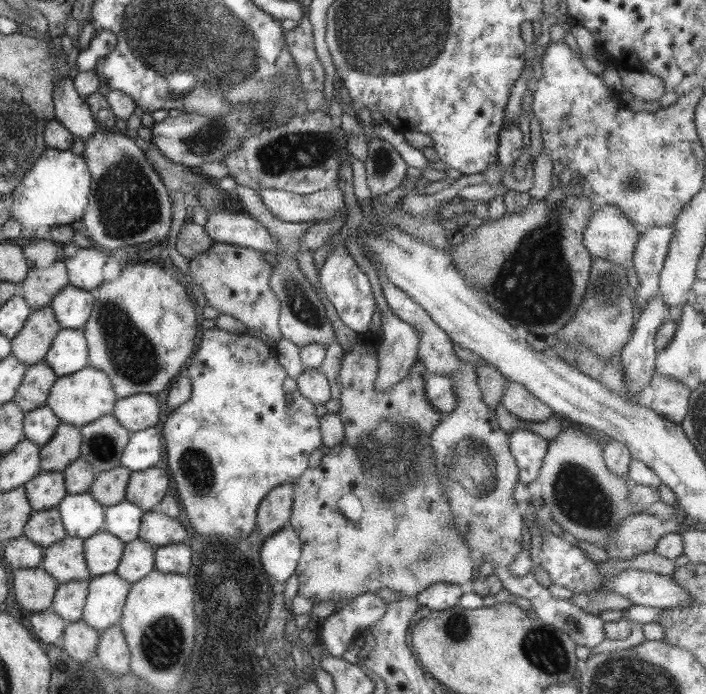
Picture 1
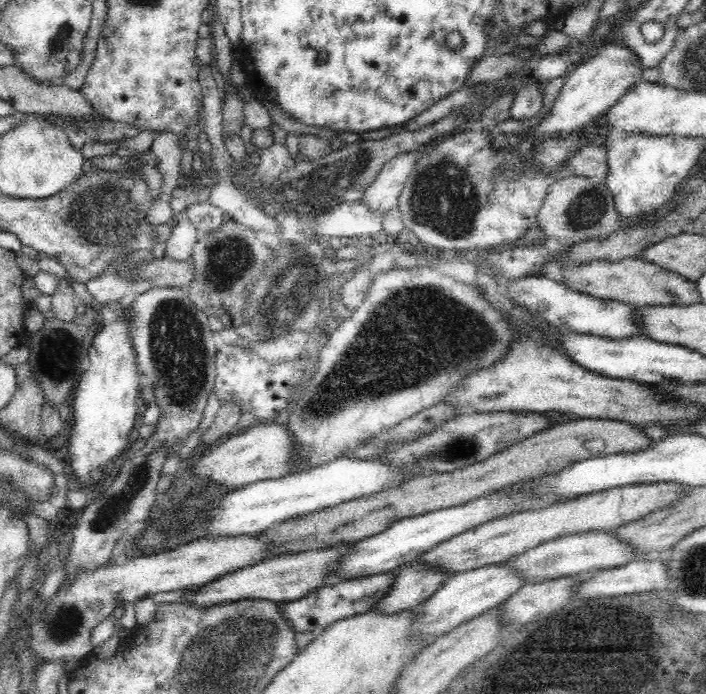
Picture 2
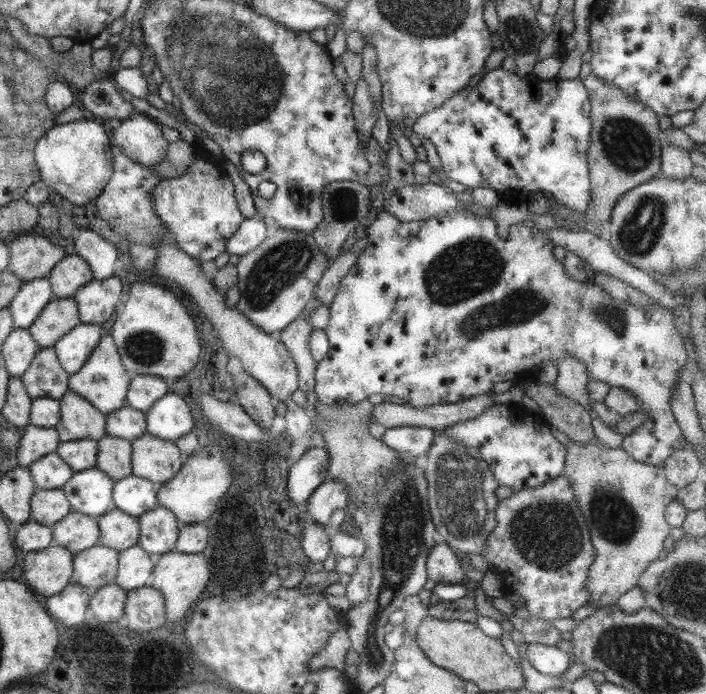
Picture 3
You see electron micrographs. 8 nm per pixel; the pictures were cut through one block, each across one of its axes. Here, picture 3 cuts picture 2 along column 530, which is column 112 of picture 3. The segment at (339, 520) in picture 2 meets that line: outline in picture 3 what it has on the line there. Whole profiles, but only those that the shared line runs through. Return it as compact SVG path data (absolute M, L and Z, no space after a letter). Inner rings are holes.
M103 435L96 442L95 467L105 473L113 483L132 474L132 441Z

